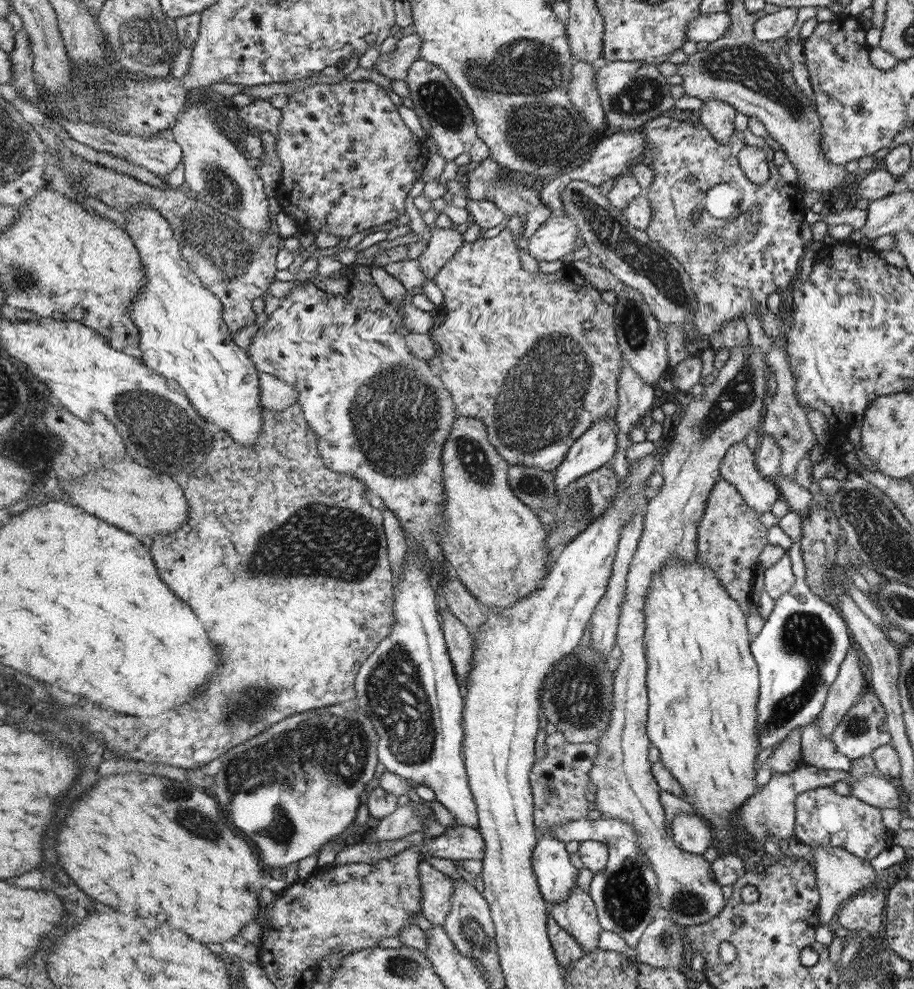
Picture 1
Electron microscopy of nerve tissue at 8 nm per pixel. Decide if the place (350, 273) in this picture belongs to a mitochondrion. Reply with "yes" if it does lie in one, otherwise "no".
no

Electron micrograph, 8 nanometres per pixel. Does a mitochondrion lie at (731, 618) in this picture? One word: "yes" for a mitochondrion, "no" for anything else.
no

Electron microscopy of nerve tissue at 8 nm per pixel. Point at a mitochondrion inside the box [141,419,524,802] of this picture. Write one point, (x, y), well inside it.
(325, 527)

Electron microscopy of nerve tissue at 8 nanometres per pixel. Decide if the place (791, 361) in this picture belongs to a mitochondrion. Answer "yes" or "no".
no

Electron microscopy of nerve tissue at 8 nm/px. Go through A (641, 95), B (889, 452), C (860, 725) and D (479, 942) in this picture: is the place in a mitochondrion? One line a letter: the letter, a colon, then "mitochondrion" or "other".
A: mitochondrion
B: other
C: mitochondrion
D: mitochondrion

